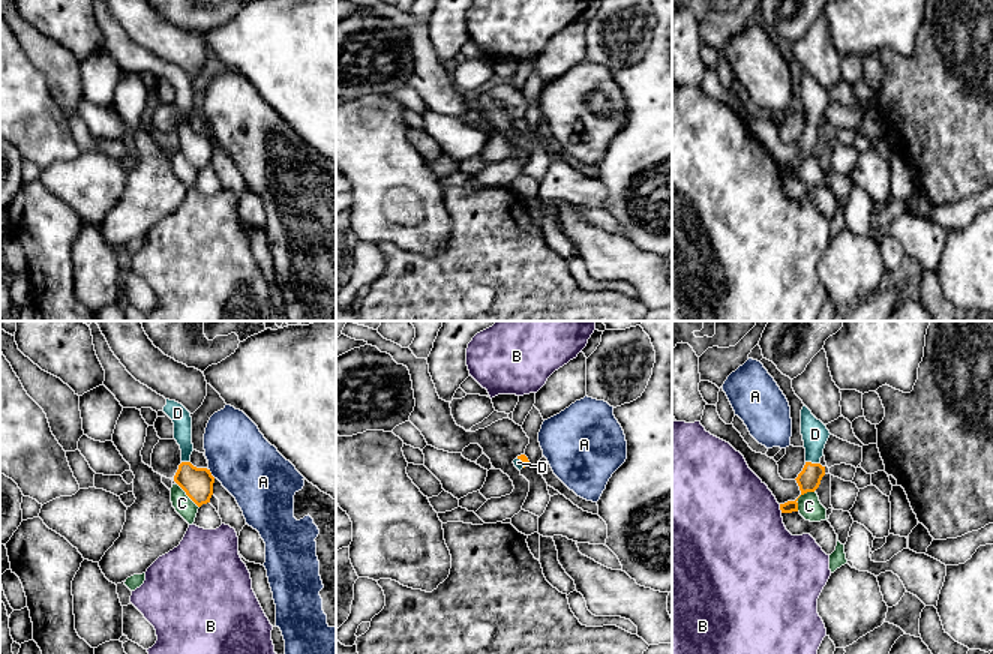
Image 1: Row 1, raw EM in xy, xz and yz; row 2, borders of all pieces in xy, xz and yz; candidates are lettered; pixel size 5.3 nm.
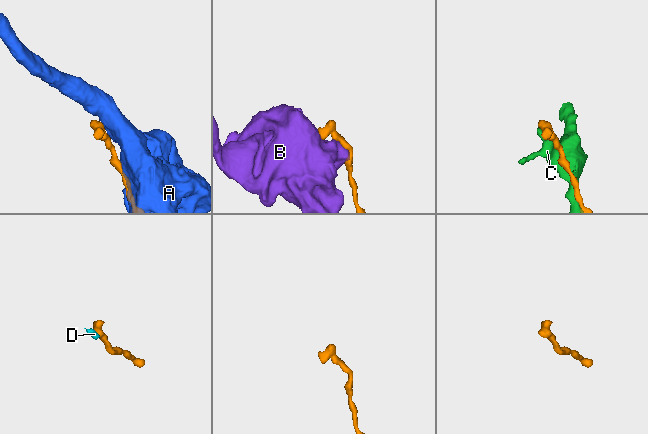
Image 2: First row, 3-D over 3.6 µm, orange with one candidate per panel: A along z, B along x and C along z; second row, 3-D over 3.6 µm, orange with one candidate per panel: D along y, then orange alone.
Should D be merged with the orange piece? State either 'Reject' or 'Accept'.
Accept

